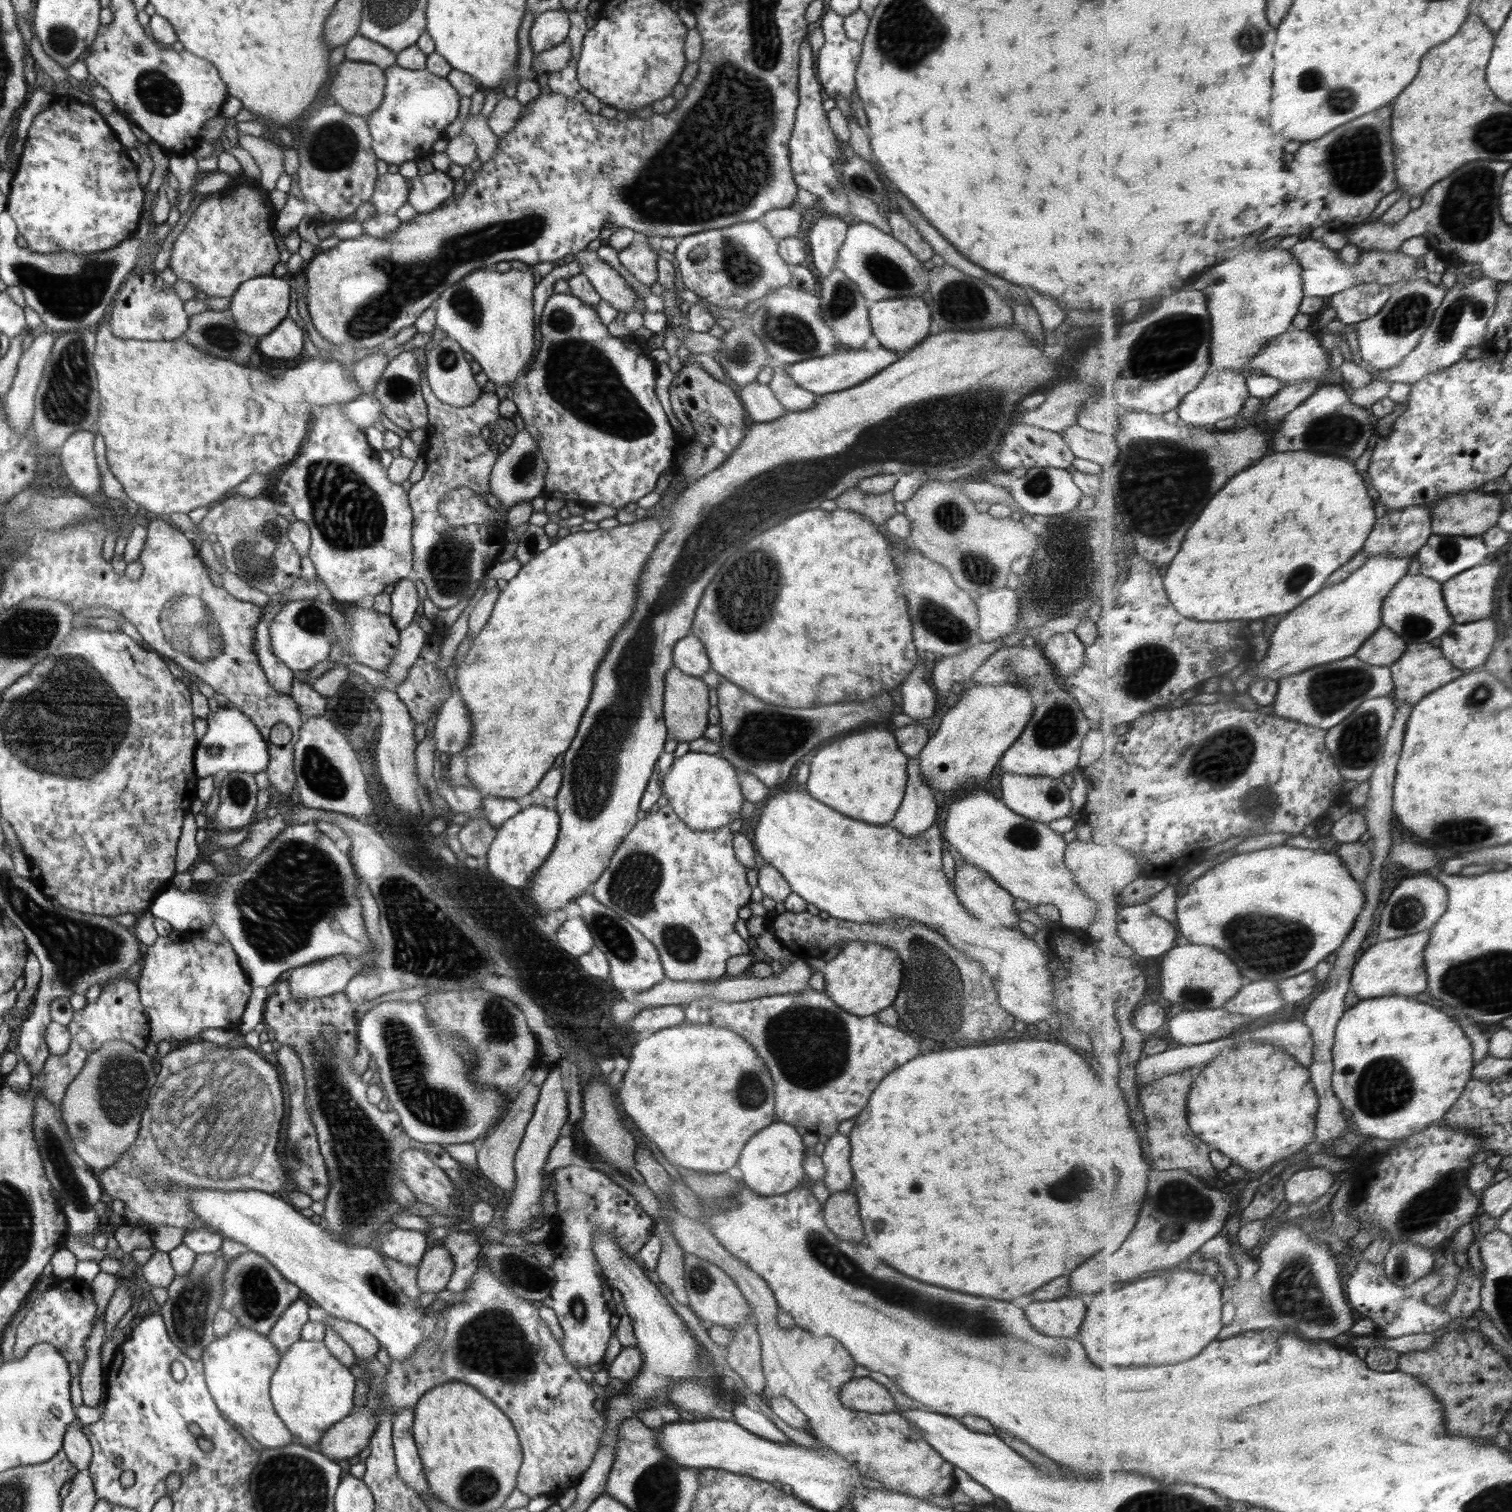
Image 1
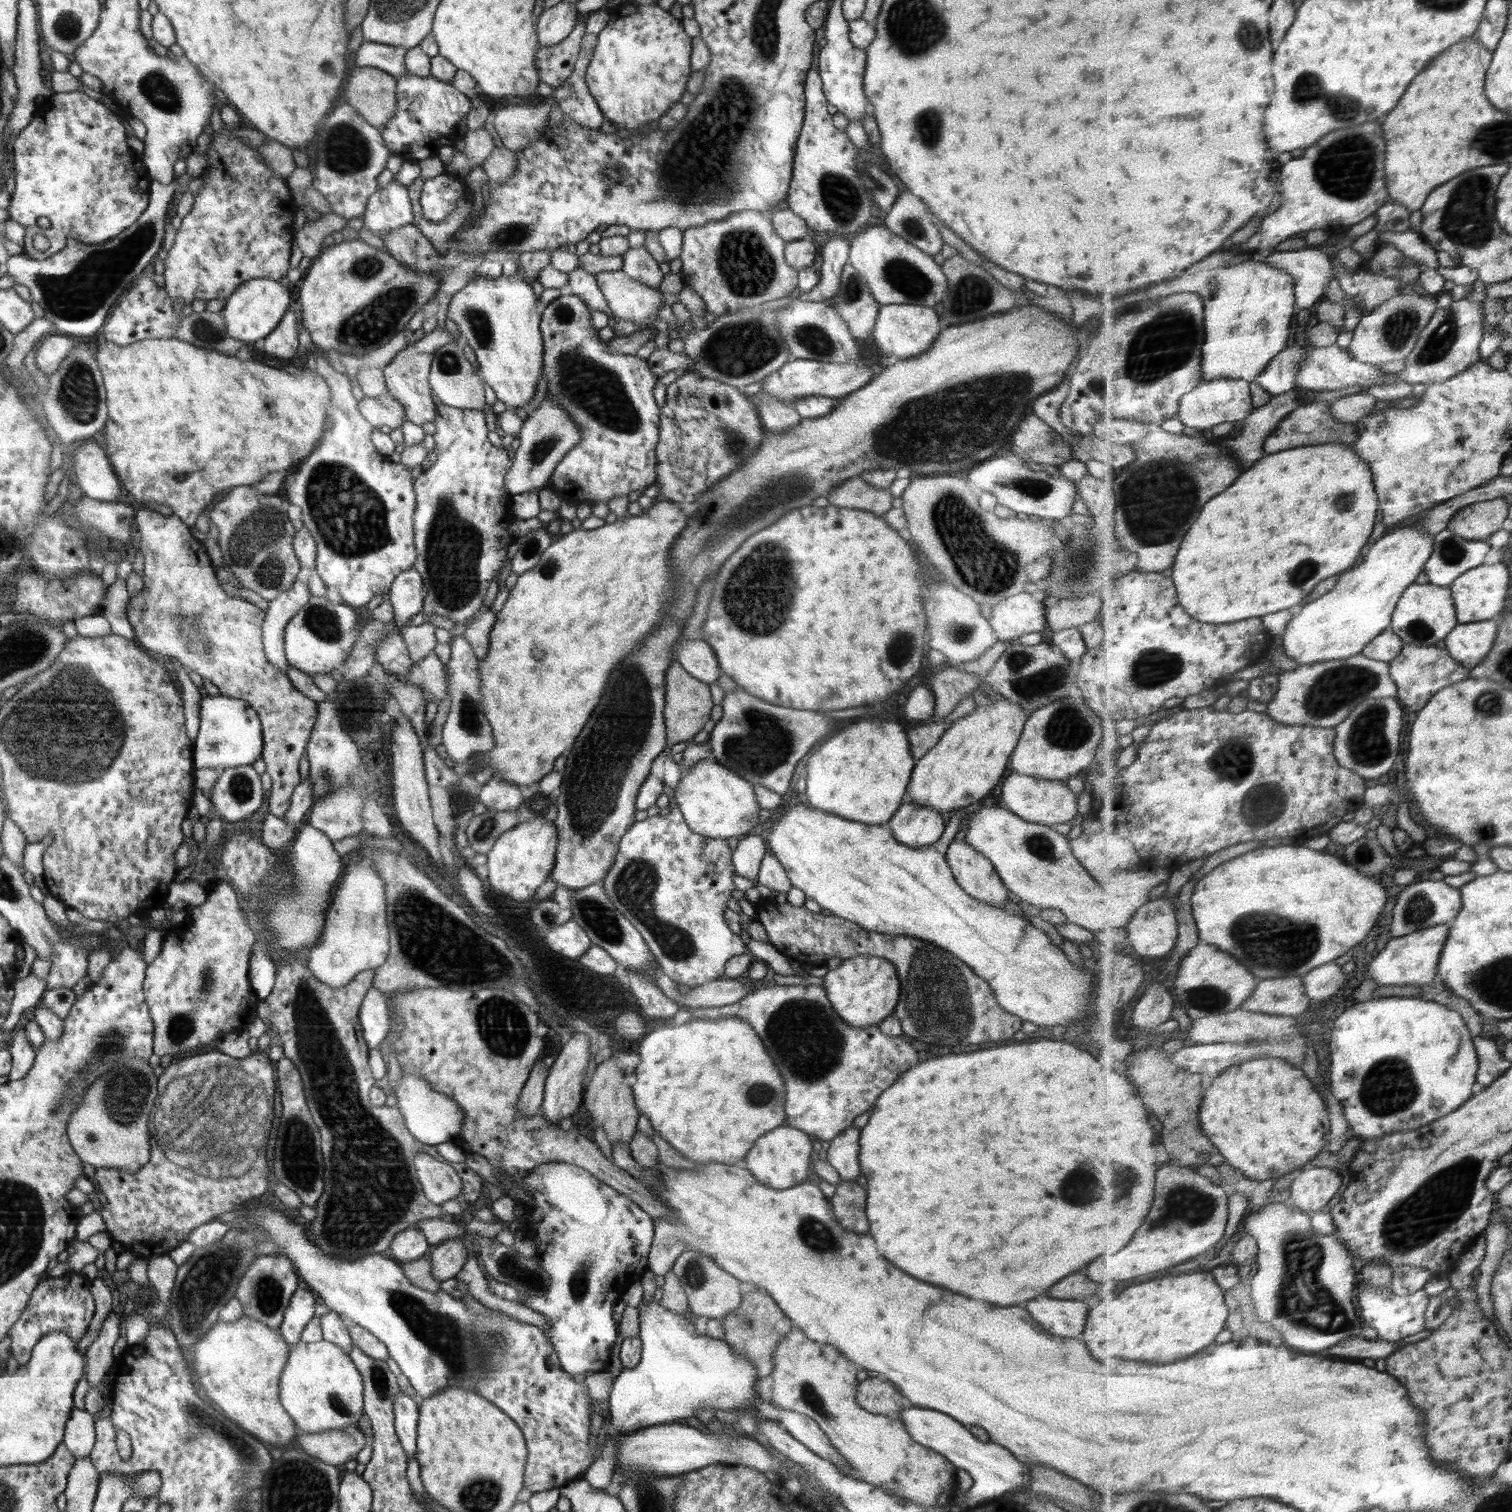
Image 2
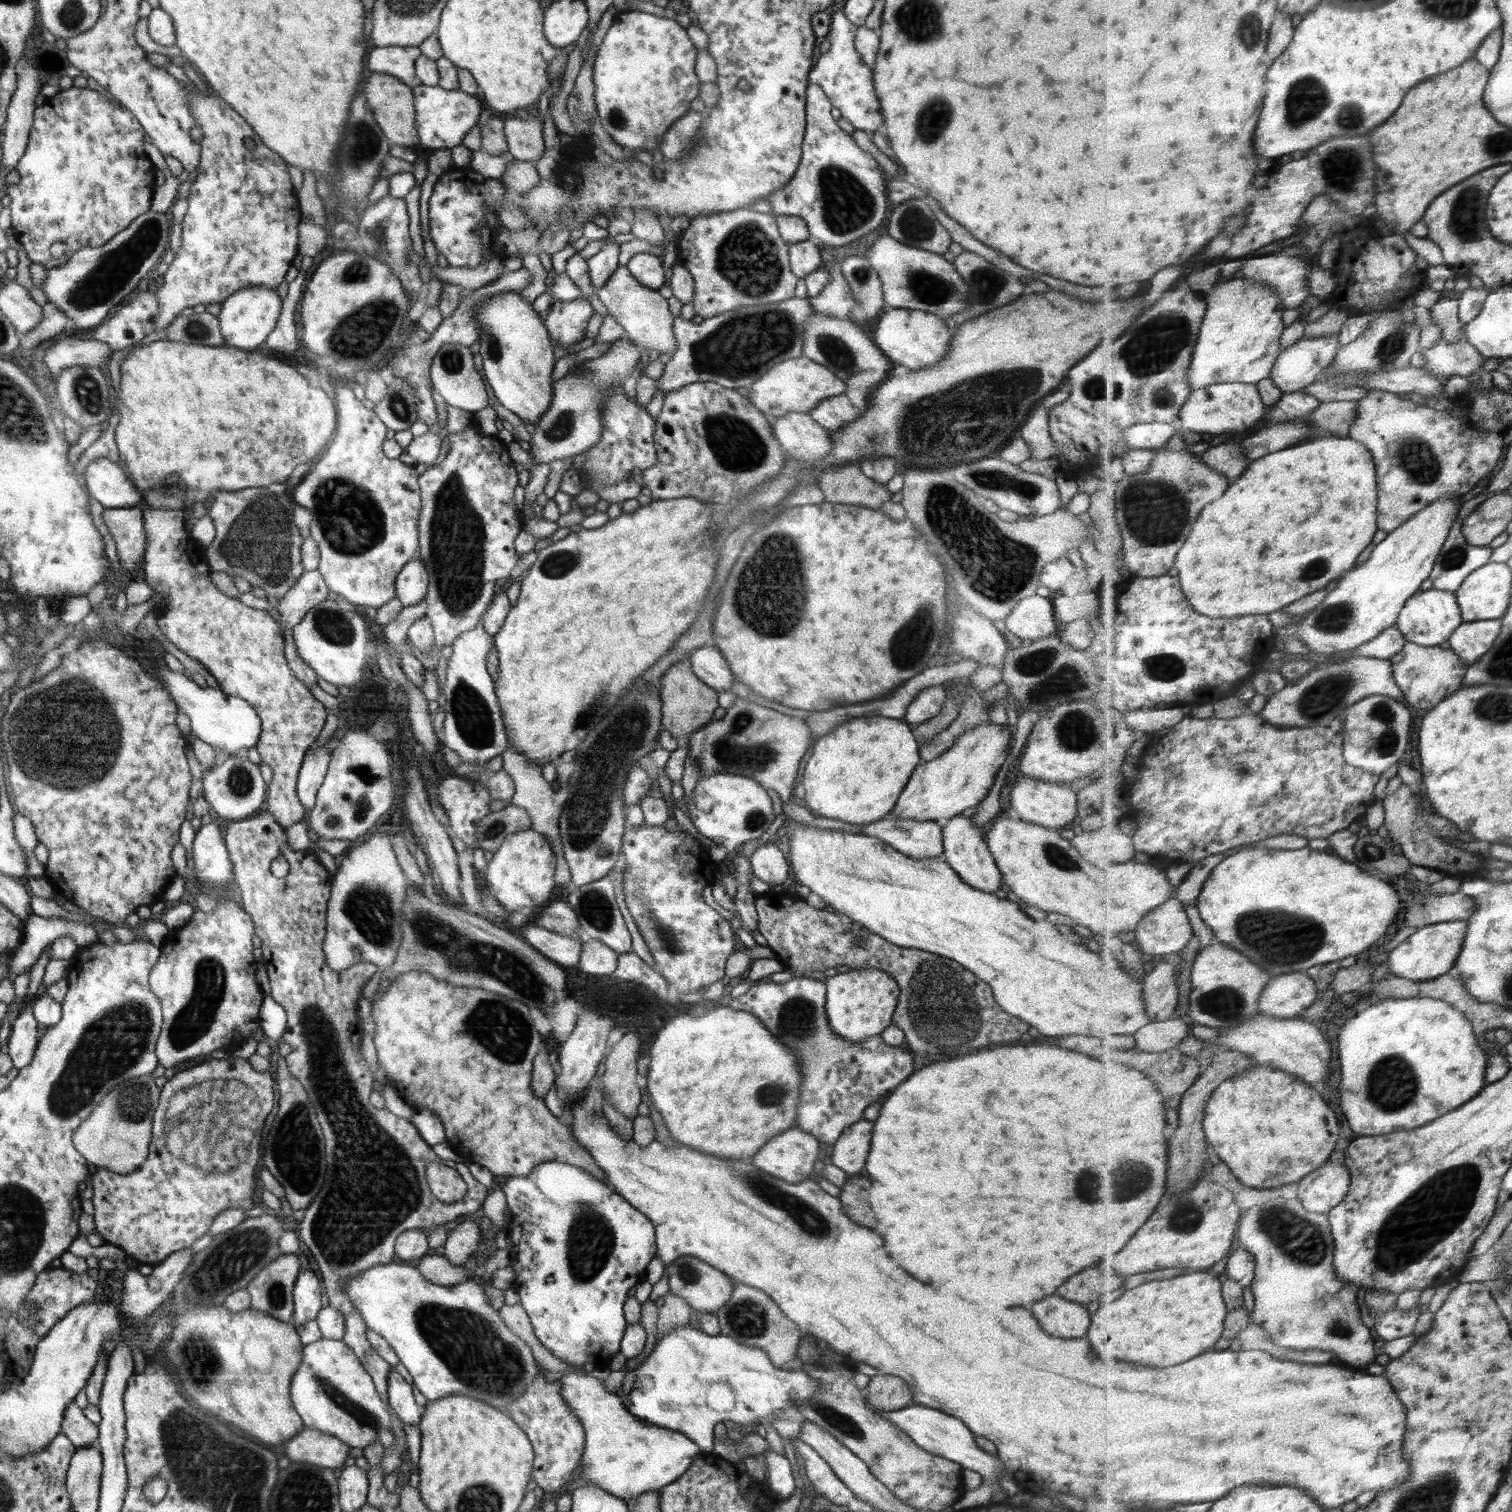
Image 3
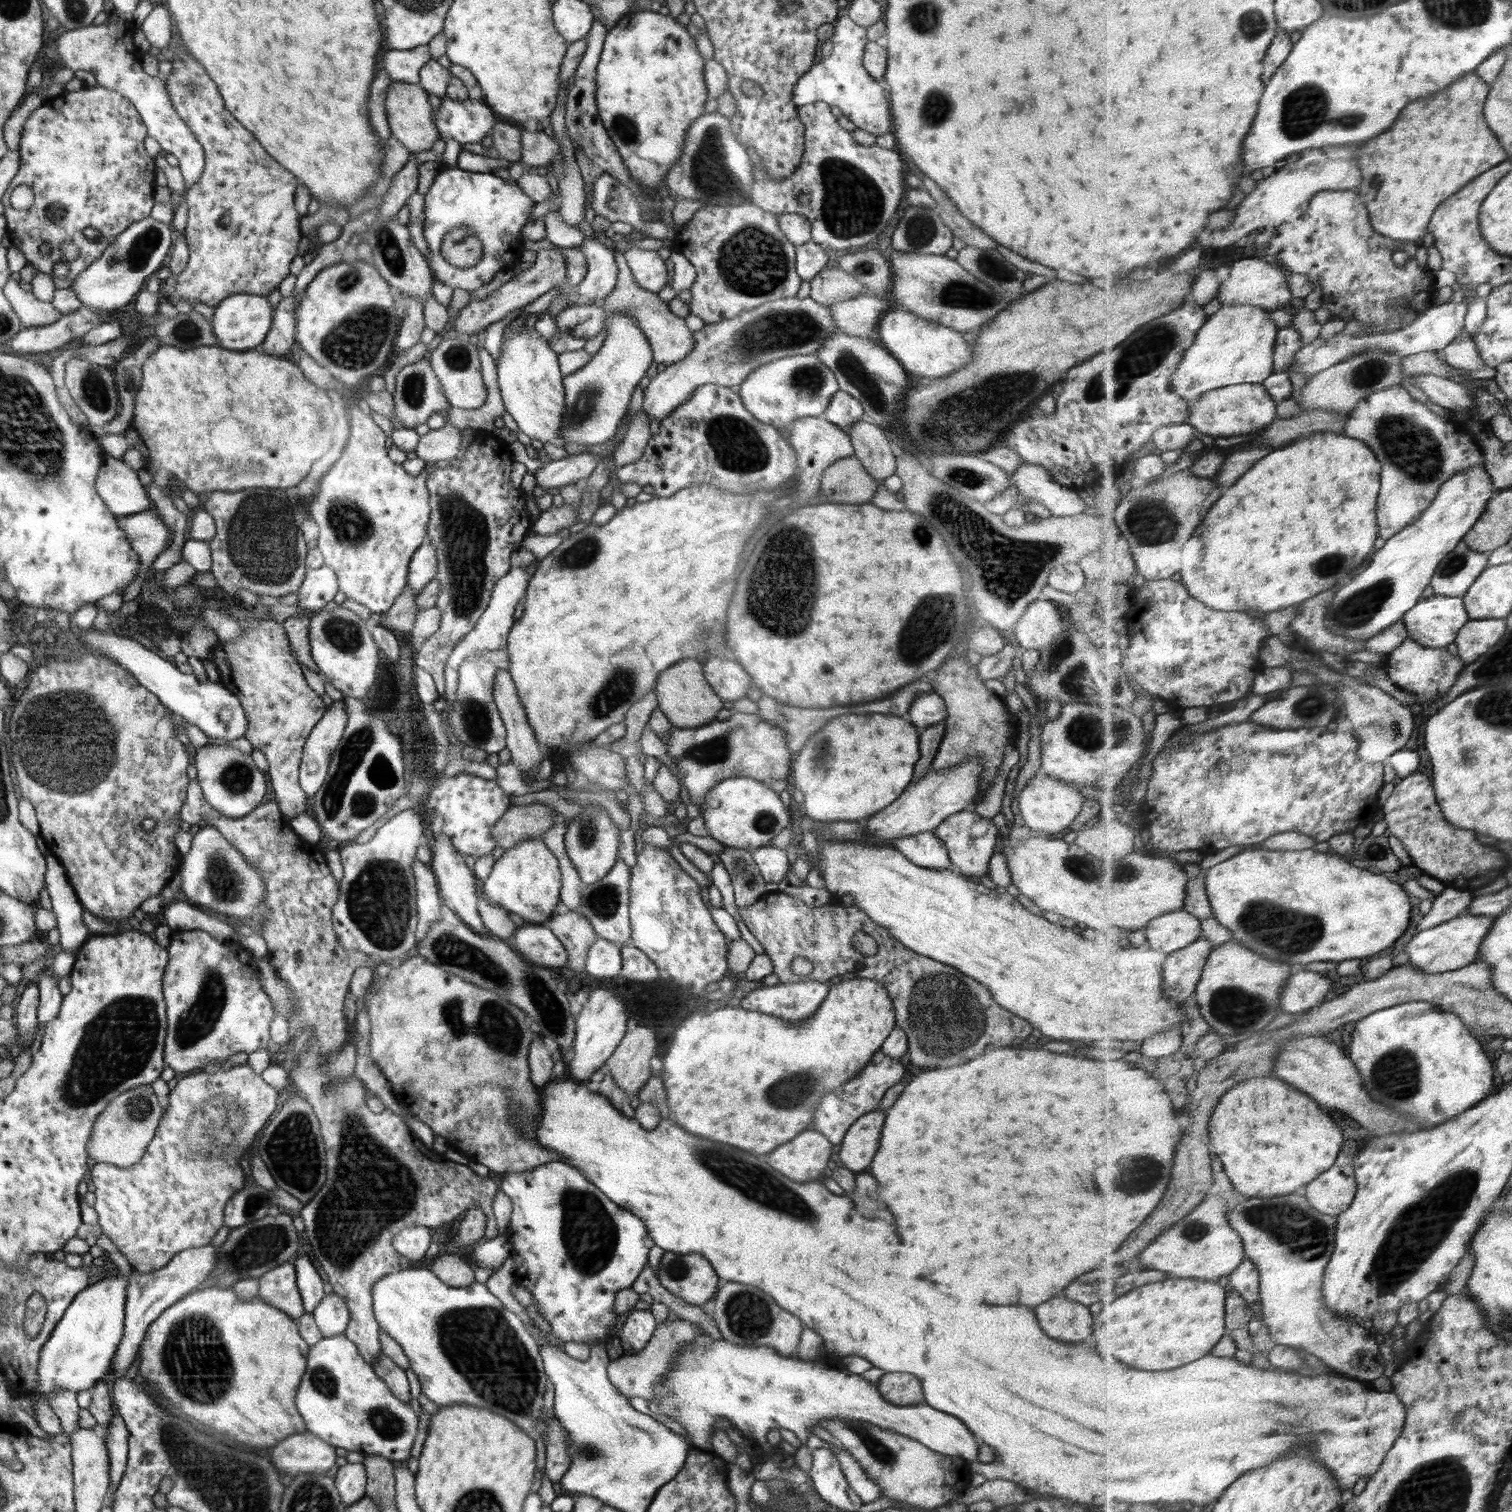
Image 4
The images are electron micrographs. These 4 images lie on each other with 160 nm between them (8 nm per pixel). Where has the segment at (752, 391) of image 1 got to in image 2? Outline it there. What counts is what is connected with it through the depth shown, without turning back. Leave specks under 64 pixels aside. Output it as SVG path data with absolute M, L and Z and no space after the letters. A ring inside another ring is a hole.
M759 392L754 397L756 410L759 412L761 423L767 431L786 432L801 421L801 416L792 405L788 405L767 392Z

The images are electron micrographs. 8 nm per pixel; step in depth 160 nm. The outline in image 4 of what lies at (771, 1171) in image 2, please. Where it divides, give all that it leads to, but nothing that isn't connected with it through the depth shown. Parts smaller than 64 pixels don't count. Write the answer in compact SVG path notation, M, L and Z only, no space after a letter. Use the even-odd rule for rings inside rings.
M804 1130L784 1146L778 1146L768 1156L768 1164L794 1182L817 1181L826 1170L832 1147L824 1134Z

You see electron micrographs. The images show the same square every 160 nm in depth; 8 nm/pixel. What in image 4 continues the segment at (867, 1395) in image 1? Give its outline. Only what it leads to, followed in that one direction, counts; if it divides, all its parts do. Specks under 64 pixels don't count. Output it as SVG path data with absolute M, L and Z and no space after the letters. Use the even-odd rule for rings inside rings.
M885 1372L877 1387L882 1398L896 1406L916 1405L916 1402L925 1402L919 1378L910 1373Z

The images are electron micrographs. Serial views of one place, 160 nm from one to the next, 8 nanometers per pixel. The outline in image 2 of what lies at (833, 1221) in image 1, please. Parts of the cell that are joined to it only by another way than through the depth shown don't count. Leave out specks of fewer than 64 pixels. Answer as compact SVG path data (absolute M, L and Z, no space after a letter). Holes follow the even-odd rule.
M841 1181L830 1200L833 1213L844 1228L860 1234L868 1232L868 1220L864 1212L866 1190L862 1186L858 1186L856 1182Z

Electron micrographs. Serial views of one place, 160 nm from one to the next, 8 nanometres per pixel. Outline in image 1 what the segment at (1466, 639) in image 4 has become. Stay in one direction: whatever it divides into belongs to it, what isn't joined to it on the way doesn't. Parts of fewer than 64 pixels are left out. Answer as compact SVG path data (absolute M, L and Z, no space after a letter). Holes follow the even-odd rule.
M1492 618L1482 622L1456 623L1455 627L1441 638L1441 648L1446 658L1452 660L1458 668L1470 670L1490 660L1498 636L1498 624Z

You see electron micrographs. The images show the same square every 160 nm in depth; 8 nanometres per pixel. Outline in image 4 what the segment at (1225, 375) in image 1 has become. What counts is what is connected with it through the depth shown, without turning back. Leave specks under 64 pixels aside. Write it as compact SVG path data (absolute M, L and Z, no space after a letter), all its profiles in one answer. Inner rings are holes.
M1264 383L1225 386L1204 394L1192 407L1188 422L1192 423L1200 434L1205 433L1214 438L1252 434L1269 427L1277 420L1278 405Z

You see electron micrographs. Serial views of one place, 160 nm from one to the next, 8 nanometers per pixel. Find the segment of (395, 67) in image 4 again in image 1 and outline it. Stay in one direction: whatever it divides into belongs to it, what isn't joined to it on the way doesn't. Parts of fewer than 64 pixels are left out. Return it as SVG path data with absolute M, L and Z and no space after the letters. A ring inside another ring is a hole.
M358 33L346 43L345 58L354 62L368 62L381 69L396 64L396 53Z

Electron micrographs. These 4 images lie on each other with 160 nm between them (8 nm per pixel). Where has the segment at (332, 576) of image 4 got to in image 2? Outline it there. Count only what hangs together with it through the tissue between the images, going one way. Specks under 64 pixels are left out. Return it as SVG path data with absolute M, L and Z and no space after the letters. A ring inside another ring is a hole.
M299 577L288 590L269 602L262 622L262 643L266 658L277 671L286 674L289 667L284 650L284 627L291 618L310 601L310 592L303 577Z

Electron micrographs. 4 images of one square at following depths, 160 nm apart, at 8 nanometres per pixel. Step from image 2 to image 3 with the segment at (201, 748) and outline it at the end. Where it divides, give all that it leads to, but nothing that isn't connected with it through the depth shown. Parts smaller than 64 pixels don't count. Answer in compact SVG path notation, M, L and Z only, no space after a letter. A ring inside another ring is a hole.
M167 666L160 667L155 678L165 686L169 696L174 698L178 711L190 718L191 732L201 741L230 755L240 755L240 752L246 752L258 742L261 733L260 717L242 698L224 694L211 687L202 688L192 679Z

